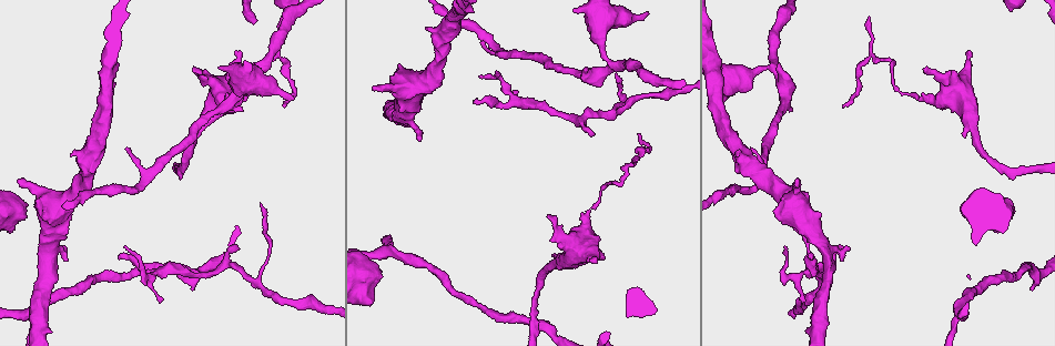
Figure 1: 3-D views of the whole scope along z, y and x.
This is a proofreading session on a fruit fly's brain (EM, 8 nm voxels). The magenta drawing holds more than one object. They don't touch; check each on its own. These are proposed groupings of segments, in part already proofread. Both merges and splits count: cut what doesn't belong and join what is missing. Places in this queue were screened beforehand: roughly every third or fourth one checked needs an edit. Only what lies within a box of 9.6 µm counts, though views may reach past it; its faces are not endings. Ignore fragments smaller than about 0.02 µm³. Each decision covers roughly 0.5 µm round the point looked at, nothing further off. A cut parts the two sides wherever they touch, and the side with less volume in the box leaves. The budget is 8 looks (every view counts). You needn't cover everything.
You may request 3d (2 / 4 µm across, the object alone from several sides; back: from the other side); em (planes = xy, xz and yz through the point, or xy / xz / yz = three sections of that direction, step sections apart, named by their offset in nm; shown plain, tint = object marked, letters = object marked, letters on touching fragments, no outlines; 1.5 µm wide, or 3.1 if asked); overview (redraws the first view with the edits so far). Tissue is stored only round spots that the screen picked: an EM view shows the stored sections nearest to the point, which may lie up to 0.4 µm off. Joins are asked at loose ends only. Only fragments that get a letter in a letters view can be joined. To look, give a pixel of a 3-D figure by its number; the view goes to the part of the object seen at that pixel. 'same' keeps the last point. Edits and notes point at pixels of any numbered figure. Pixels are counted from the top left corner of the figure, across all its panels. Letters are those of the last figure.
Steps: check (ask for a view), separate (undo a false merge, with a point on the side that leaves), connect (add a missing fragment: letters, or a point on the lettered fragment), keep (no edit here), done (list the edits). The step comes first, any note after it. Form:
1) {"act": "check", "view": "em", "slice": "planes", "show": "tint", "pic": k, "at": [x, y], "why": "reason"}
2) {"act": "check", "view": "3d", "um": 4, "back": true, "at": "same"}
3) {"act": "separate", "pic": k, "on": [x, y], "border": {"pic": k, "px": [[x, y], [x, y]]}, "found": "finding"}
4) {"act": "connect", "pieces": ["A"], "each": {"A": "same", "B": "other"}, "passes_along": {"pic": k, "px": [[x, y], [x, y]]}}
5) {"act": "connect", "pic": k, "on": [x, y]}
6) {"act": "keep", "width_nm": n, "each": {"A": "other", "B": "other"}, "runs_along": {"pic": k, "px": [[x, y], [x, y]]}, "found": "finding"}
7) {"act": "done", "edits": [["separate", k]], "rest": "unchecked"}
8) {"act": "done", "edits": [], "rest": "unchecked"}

{"act": "check", "view": "em", "slice": "planes", "show": "letters", "pic": 1, "at": [219, 67], "why": "an open end"}

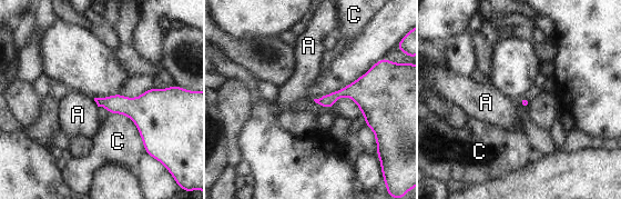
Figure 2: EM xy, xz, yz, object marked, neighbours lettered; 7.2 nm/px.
{"act": "keep", "longest_contact_nm": ["C", 400], "each": {"A": "other", "C": "other"}, "border": {"pic": 2, "px": [[93, 99], [98, 106]]}, "found": "none of them fits"}

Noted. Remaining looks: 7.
{"act": "check", "view": "em", "slice": "planes", "show": "letters", "pic": 1, "at": [869, 19], "why": "tapers out"}

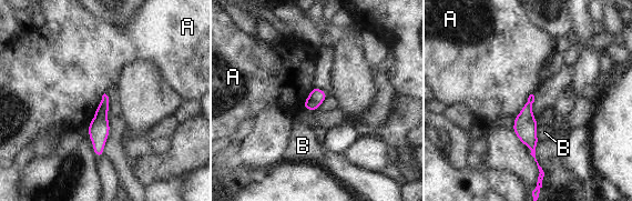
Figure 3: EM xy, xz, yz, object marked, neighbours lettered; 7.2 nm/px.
{"act": "keep", "width_nm": 120, "each": {"A": "other", "B": "other"}, "border": {"pic": 3, "px": [[104, 92], [93, 119], [88, 124]]}, "found": "no lettered fragment goes on from it"}

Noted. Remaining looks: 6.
{"act": "check", "view": "3d", "um": 2, "pic": 1, "at": [587, 118], "why": "abrupt turn"}

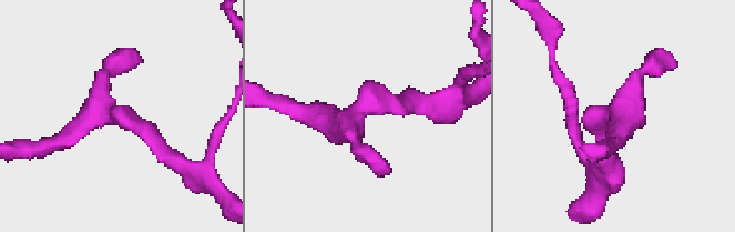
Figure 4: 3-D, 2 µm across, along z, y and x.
{"act": "check", "view": "em", "slice": "yz", "step": 4, "show": "tint", "pic": 4, "at": [363, 105], "why": "shape alone is not enough"}

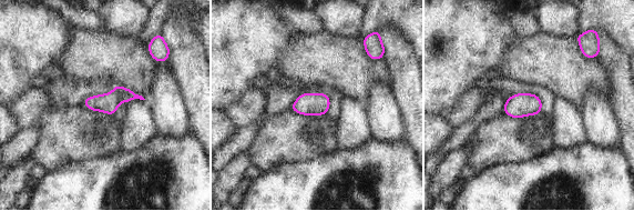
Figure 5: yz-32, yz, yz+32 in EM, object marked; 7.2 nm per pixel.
{"act": "check", "view": "em", "slice": "planes", "show": "letters", "at": "same"}

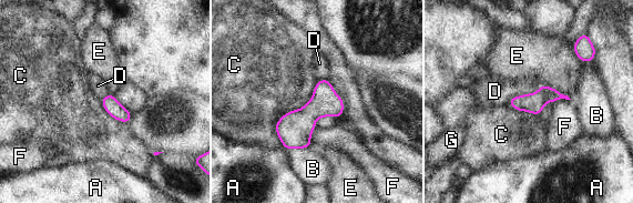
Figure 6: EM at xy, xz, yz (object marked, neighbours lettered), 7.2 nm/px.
{"act": "keep", "width_nm": 120, "each": {"A": "other", "B": "other", "C": "other", "D": "other", "E": "other", "F": "other", "G": "other"}, "border": {"pic": 6, "px": [[317, 82], [276, 123], [283, 148]]}, "found": "all the same neuron"}

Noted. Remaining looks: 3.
{"act": "done", "edits": [], "rest": "unchecked"}

